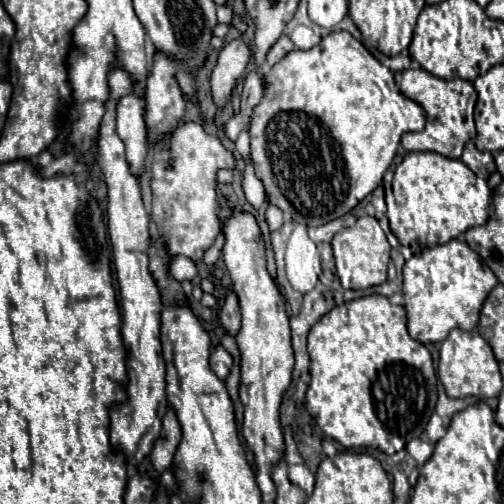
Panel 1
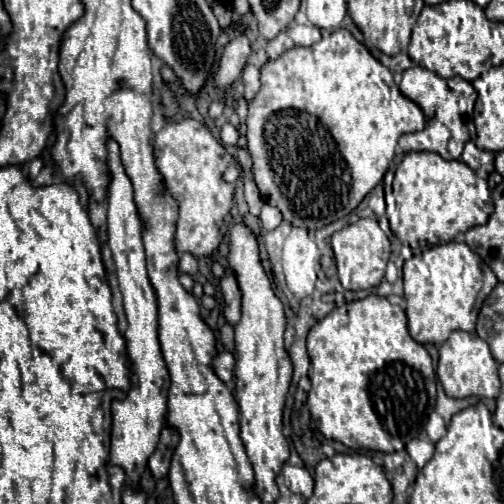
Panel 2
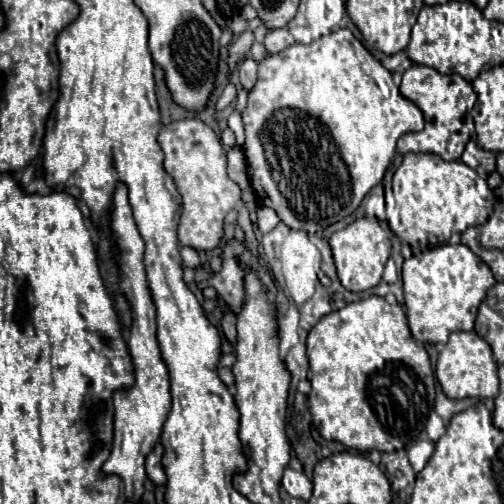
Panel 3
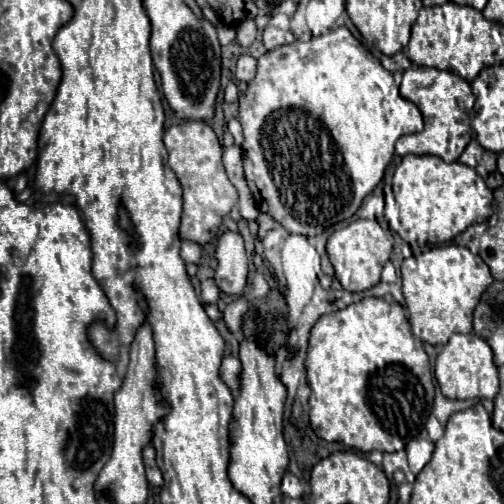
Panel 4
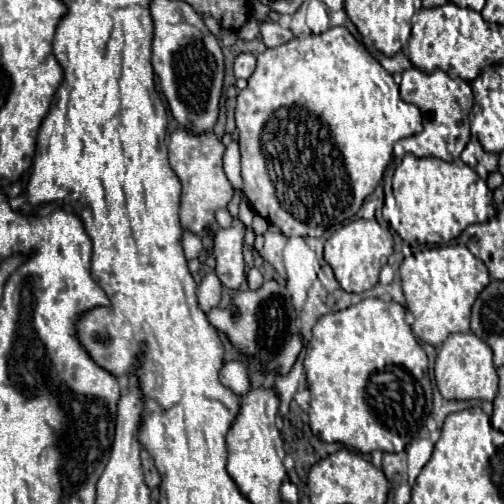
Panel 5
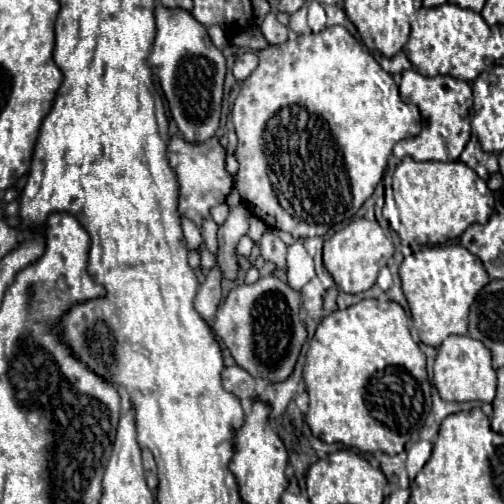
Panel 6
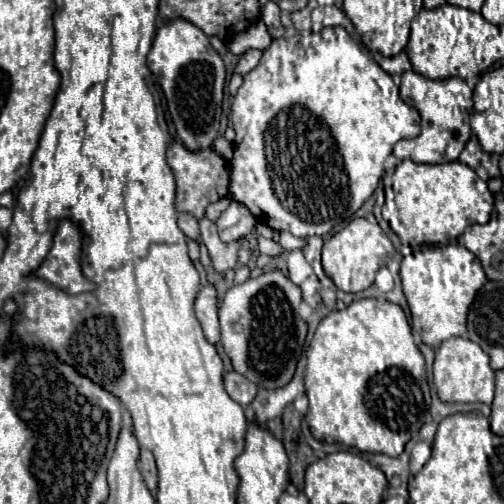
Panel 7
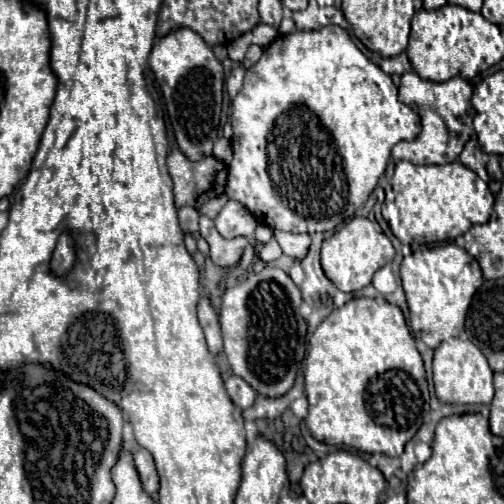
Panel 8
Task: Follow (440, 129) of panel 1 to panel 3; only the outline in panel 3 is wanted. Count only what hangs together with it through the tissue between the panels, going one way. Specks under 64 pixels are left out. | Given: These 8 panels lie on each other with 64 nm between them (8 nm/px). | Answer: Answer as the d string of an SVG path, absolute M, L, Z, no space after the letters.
M414 64L404 72L399 90L404 98L412 100L422 110L426 128L418 134L404 134L398 140L398 152L430 152L444 160L460 160L464 146L475 138L475 125L470 112L476 102L476 94L470 82L466 82L460 74L440 74L430 66Z

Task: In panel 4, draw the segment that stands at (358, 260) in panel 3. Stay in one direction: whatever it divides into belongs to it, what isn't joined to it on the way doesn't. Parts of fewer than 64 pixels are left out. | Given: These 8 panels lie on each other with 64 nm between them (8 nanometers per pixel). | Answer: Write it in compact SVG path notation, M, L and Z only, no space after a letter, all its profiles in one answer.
M358 218L342 230L336 230L326 244L328 258L336 270L336 278L340 280L342 288L348 292L362 292L380 282L382 266L388 262L393 250L392 236L388 236L377 218Z

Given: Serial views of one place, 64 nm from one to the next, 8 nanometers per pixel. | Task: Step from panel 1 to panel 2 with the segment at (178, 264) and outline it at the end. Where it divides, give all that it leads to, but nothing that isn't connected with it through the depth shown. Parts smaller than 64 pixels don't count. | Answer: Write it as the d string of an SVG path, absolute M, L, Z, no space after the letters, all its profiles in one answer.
M184 252L182 256L180 256L180 272L186 272L186 274L196 274L198 272L198 260L192 256L192 254L188 254L188 252Z

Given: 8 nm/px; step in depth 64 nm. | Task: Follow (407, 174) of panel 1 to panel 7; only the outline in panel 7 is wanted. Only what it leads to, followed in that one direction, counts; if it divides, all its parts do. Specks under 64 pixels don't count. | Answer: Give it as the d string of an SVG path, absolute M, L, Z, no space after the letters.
M402 160L392 176L392 189L395 204L393 207L384 205L382 216L401 242L411 246L413 251L422 244L445 245L456 240L468 226L486 224L494 208L494 196L486 182L460 162L416 164L412 160Z

